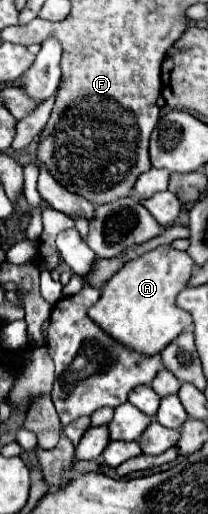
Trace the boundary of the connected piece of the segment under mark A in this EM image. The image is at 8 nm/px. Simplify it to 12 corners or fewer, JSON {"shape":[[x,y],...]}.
{"shape":[[160,246],[104,284],[88,316],[158,354],[192,328],[174,304],[192,258]]}

